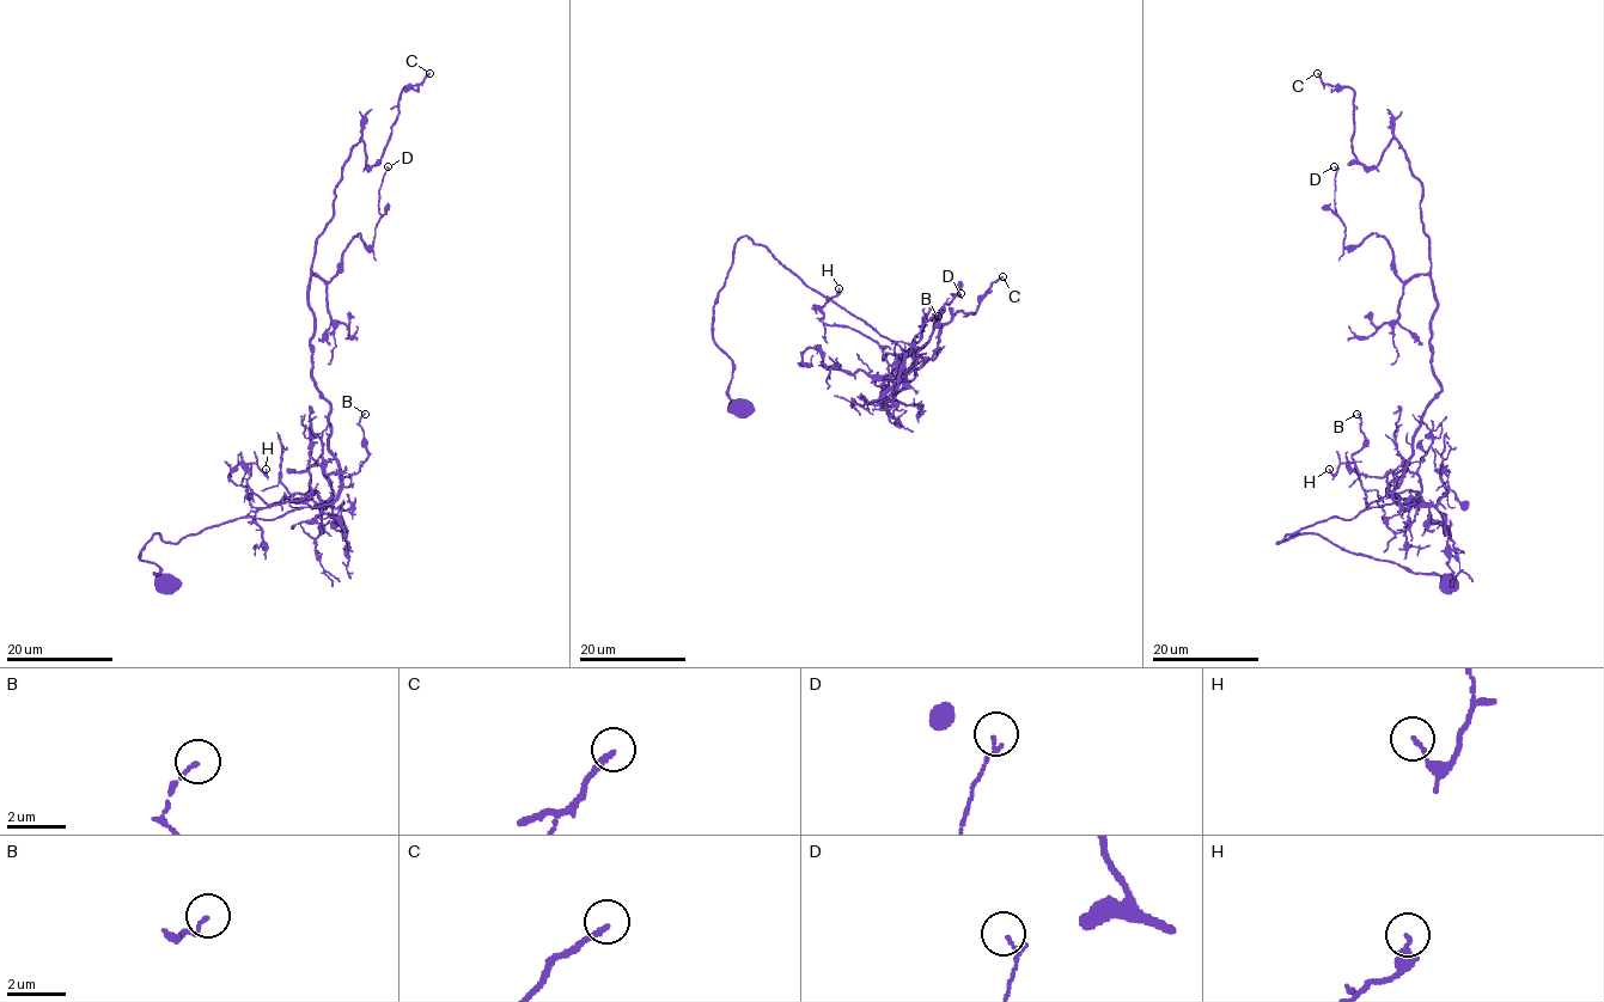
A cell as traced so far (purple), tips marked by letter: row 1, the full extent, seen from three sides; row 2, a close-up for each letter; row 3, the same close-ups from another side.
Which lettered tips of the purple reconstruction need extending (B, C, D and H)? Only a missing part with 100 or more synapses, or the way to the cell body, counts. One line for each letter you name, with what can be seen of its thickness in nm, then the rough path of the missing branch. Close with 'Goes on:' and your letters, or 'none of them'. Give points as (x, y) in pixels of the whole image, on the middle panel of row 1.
Goes on: none of them

